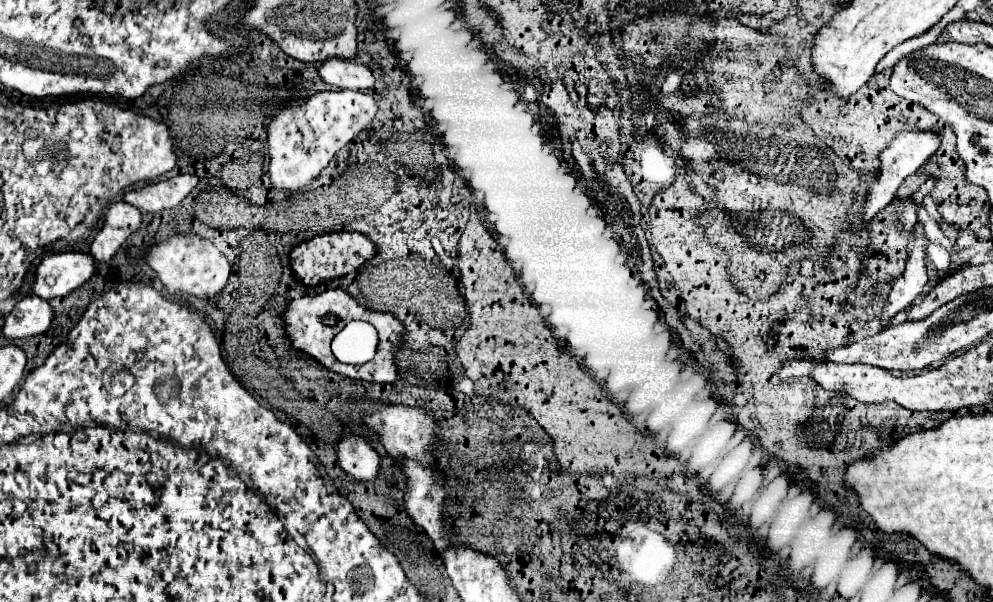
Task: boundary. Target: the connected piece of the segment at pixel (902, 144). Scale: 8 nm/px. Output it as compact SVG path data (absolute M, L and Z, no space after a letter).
M904 132L904 134L898 134L894 138L894 142L882 150L880 154L880 162L882 162L882 174L878 178L878 182L874 184L872 192L870 192L870 198L866 200L866 212L864 212L864 220L870 220L878 210L882 210L892 198L894 194L898 192L900 184L912 176L926 160L928 156L938 148L938 138L934 134L912 134L912 132Z

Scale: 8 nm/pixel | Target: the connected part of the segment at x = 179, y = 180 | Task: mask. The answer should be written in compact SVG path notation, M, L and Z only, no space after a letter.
M178 174L174 178L144 186L140 190L126 192L124 202L140 208L142 212L158 214L162 210L178 206L196 186L198 186L198 178L194 174Z

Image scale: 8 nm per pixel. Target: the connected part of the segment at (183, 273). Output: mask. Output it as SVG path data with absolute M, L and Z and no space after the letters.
M174 236L172 240L158 244L148 250L146 256L150 268L158 274L168 292L176 298L206 298L216 300L224 290L230 274L230 266L226 258L218 252L218 248L210 240L200 240L196 236Z

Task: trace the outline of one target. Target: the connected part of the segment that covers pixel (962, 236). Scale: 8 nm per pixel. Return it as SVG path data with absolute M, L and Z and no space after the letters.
M969 230L959 231L956 241L957 251L961 254L965 249L969 248L975 242L976 237Z

